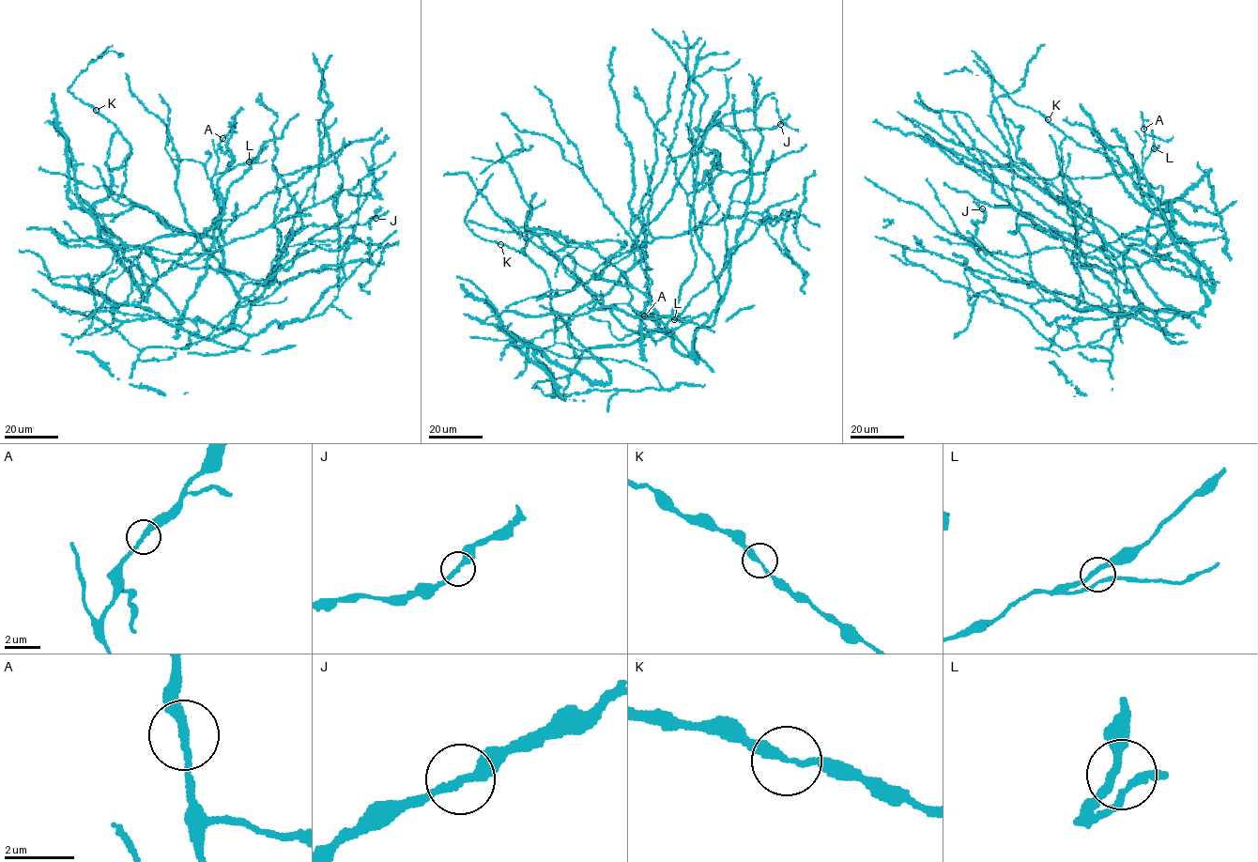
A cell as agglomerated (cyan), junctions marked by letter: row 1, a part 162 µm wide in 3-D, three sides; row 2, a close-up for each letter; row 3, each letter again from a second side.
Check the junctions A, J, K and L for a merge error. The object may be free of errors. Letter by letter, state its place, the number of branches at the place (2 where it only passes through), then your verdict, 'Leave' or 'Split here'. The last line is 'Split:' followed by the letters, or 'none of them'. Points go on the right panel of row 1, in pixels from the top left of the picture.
A: Place: (1143, 129). Branches: 2. Leave
J: Place: (982, 208). Branches: 2. Leave
K: Place: (1048, 119). Branches: 2. Leave
L: Place: (1154, 148). Branches: 2. Leave
Split: none of them

